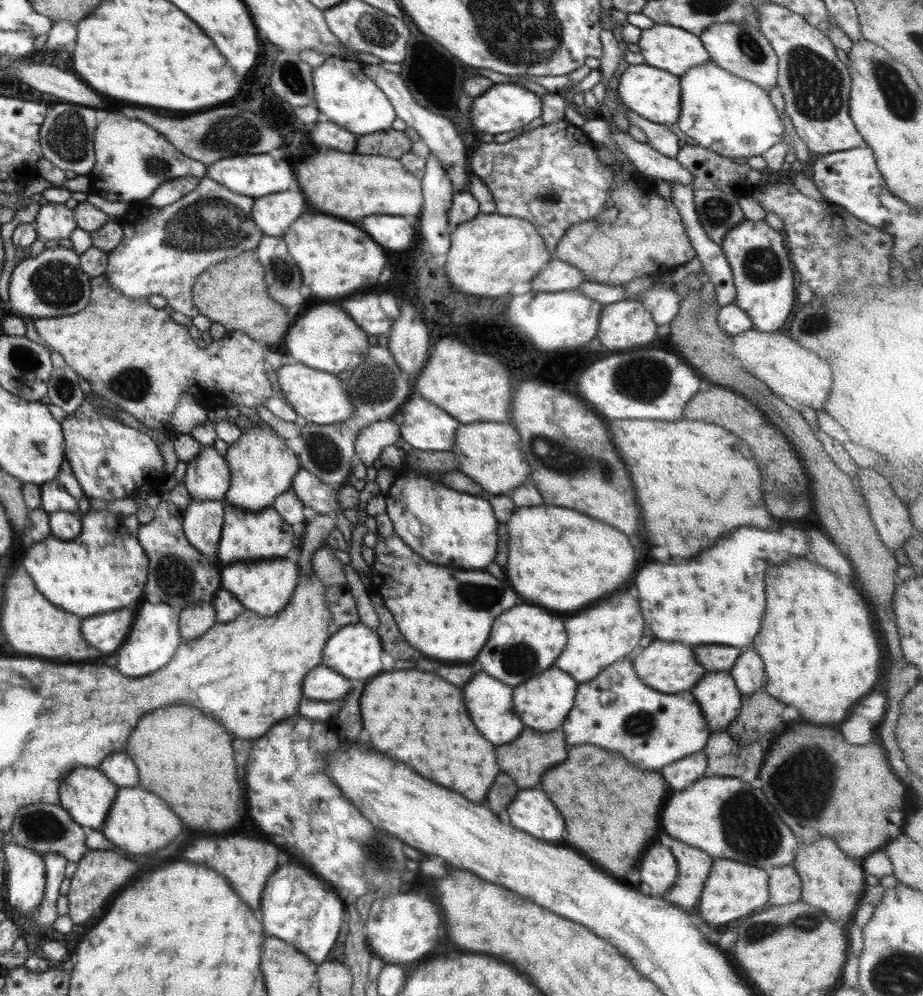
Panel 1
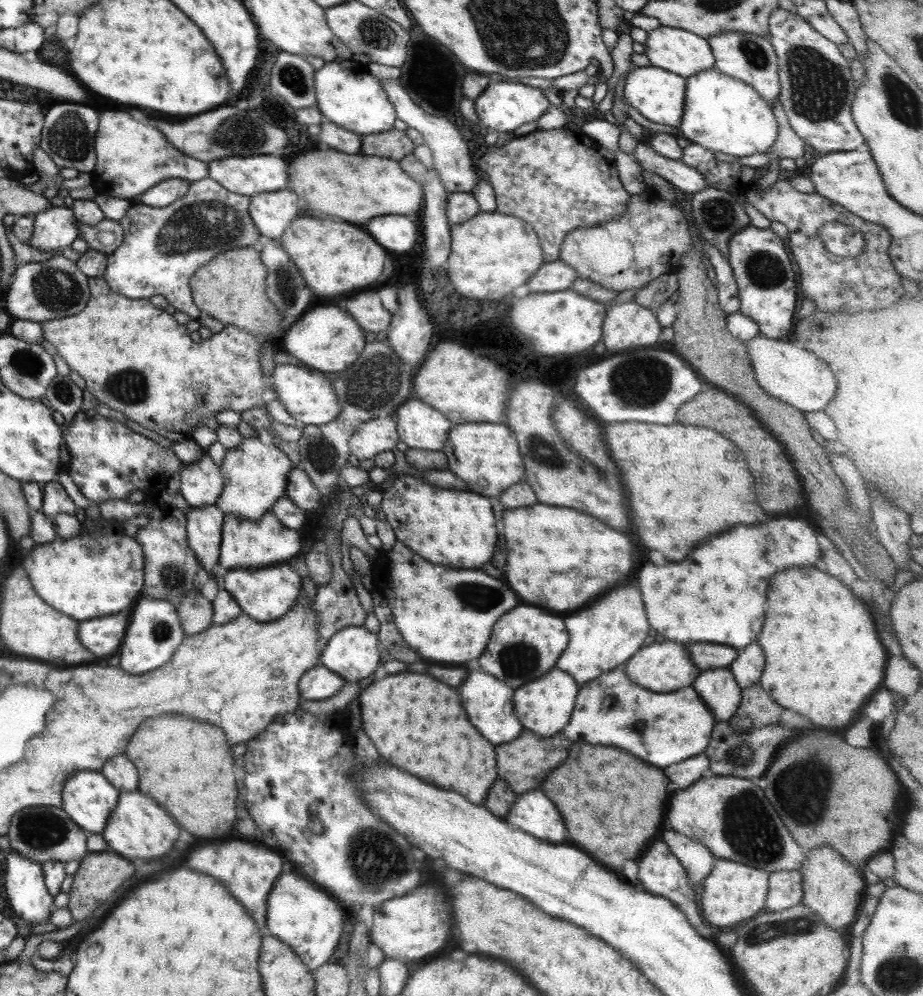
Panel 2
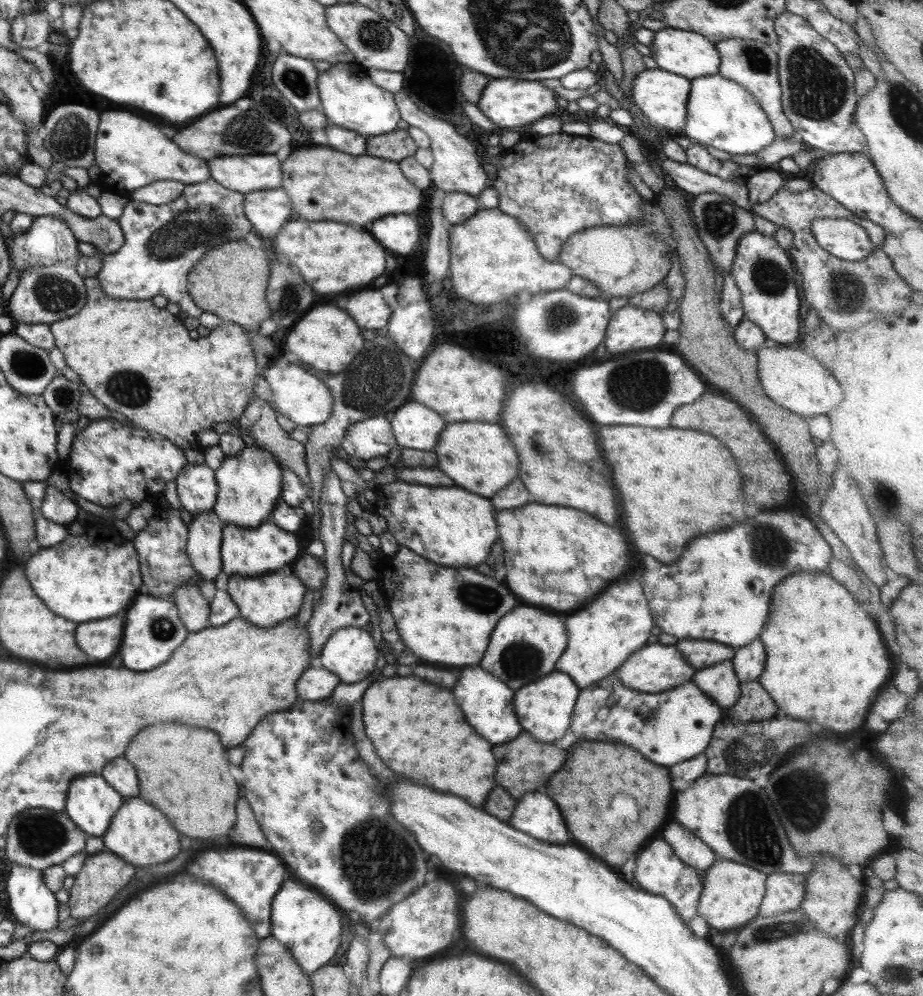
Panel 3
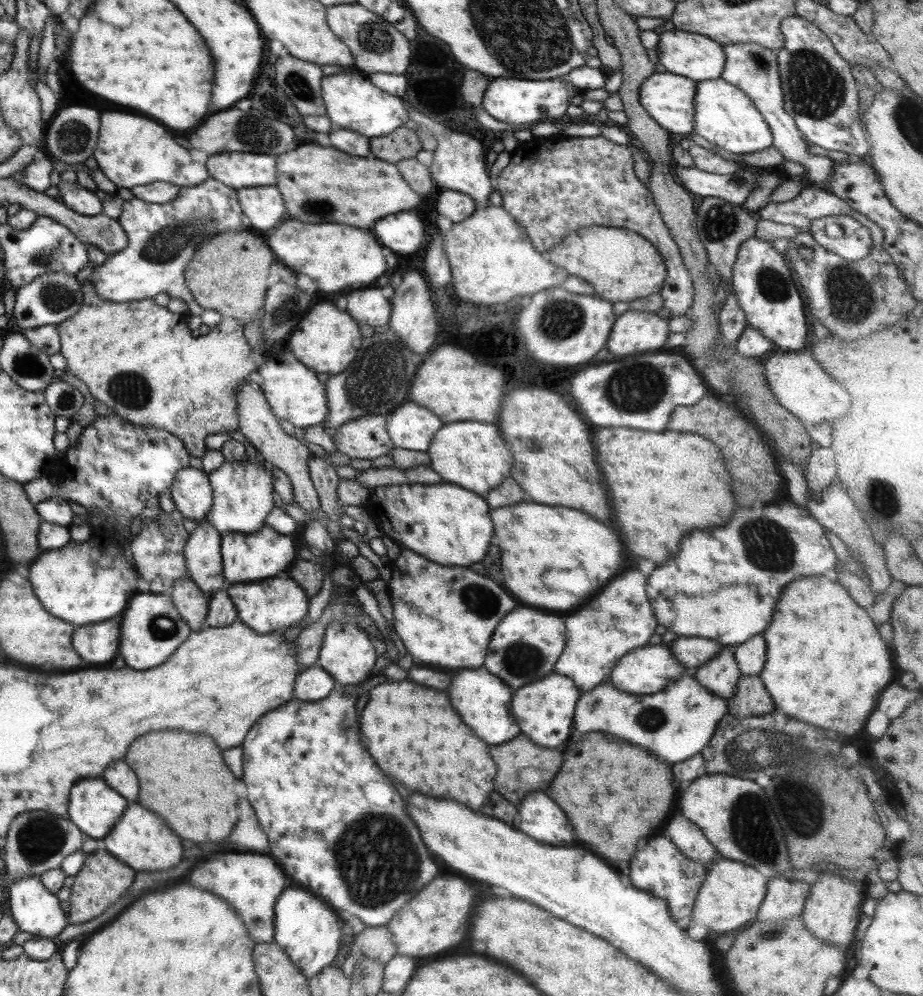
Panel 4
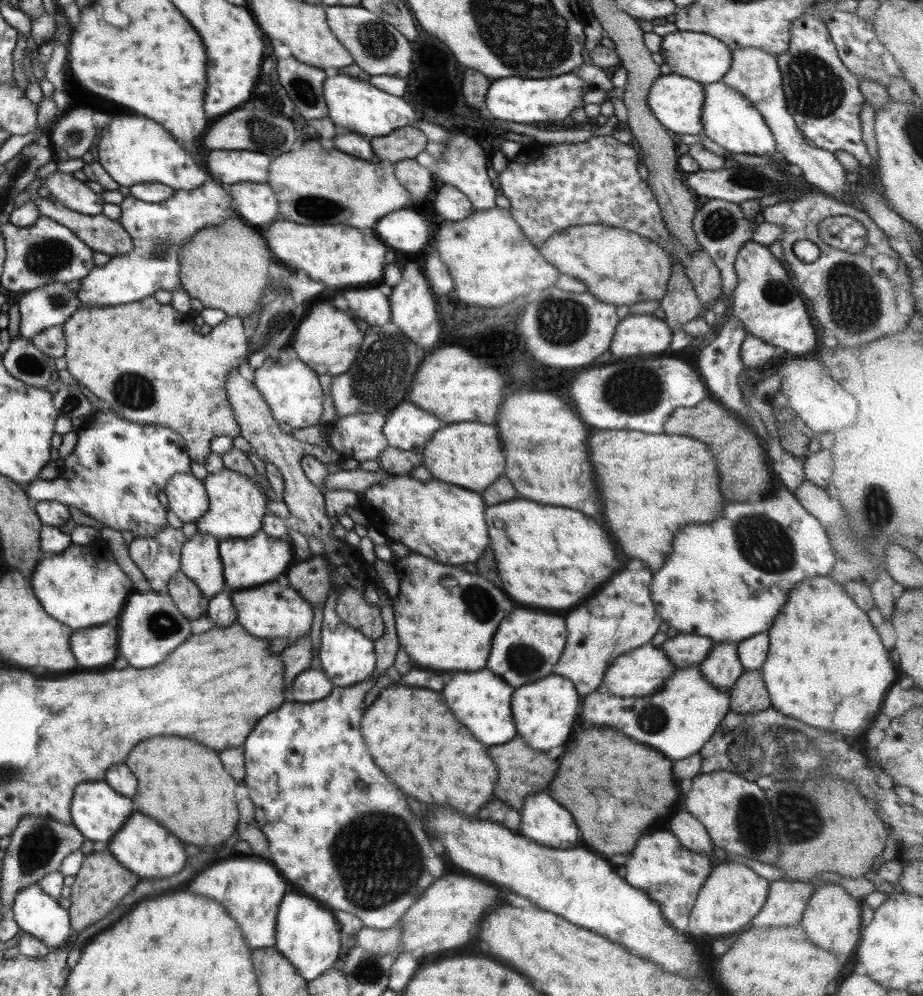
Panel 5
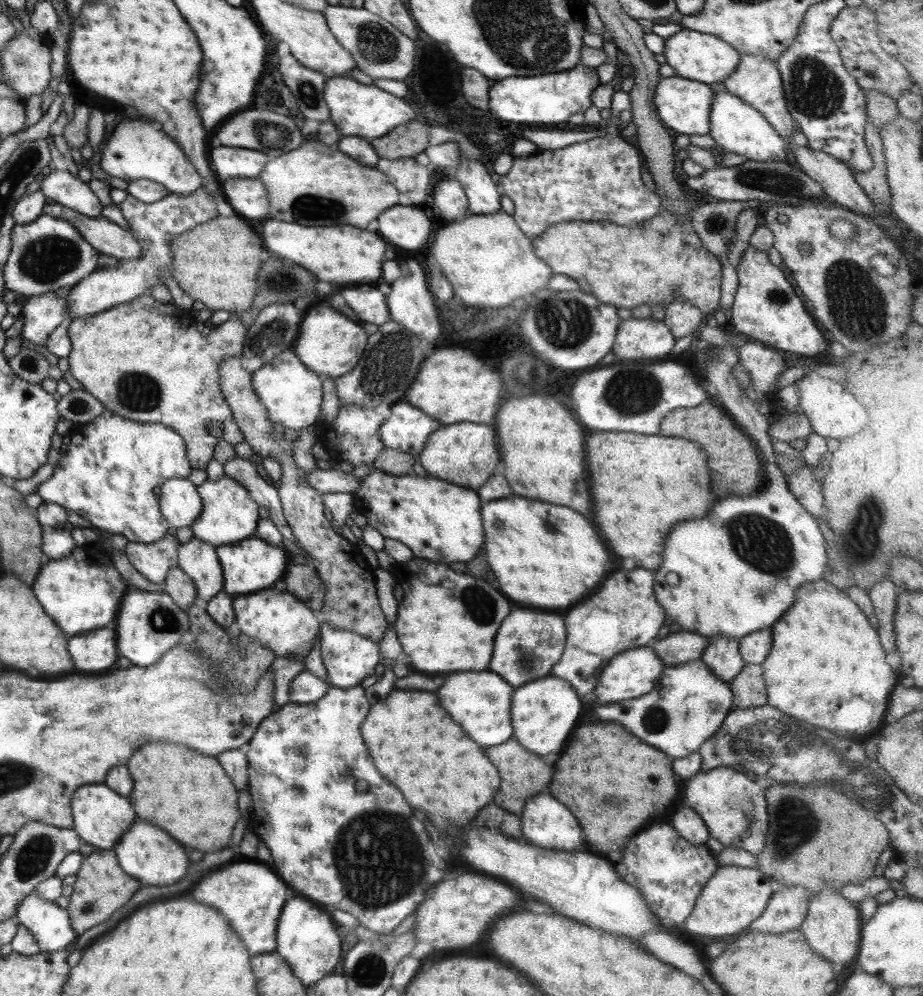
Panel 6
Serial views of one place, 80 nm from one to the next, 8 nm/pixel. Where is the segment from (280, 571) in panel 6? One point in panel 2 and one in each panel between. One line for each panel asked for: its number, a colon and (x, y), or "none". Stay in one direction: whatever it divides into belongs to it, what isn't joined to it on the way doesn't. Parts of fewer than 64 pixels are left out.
2: (245, 545)
3: (248, 551)
4: (246, 558)
5: (247, 562)

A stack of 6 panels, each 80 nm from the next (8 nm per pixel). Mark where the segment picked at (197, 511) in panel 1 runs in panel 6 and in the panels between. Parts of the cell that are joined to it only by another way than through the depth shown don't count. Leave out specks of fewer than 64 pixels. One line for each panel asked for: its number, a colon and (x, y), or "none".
2: (203, 526)
3: (204, 534)
4: (203, 562)
5: (199, 559)
6: (197, 560)

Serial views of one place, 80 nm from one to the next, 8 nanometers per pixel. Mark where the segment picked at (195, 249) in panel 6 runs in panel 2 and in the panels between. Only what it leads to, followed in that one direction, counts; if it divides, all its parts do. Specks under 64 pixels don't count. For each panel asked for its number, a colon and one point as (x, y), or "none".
2: (230, 288)
3: (230, 281)
4: (228, 273)
5: (224, 266)

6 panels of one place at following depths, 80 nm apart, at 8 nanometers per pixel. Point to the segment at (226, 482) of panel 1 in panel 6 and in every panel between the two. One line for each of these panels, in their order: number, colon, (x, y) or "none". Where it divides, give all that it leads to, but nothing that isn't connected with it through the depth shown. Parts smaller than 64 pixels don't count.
2: (201, 482)
3: (196, 487)
4: (191, 493)
5: (186, 496)
6: (179, 503)

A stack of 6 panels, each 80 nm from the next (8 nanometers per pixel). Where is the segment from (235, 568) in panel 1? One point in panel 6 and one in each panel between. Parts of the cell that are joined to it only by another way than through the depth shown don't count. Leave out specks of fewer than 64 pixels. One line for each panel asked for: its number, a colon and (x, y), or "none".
2: (266, 594)
3: (264, 600)
4: (272, 604)
5: (269, 612)
6: (276, 619)

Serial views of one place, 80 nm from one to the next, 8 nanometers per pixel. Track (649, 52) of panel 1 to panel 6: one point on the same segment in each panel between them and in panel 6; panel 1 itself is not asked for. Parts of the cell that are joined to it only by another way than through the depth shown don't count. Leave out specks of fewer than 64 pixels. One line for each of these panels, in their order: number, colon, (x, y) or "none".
2: (676, 51)
3: (689, 55)
4: (695, 57)
5: (703, 59)
6: (704, 58)

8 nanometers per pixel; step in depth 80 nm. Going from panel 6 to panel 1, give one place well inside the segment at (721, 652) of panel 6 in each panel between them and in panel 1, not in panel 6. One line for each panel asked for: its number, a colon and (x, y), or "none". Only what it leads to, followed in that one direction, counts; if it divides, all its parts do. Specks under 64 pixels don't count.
1: (719, 701)
2: (717, 688)
3: (718, 682)
4: (720, 675)
5: (721, 668)

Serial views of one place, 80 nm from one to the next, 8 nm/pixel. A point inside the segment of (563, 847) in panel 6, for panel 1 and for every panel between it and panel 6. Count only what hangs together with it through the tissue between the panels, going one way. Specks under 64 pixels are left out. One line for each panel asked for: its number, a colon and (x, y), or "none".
1: (529, 811)
2: (531, 812)
3: (534, 814)
4: (537, 817)
5: (542, 820)

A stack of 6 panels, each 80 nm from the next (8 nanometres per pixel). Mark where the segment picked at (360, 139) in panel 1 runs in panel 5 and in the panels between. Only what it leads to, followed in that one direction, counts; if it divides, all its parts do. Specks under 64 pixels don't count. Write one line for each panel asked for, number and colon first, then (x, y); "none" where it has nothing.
2: (392, 143)
3: (398, 144)
4: (402, 143)
5: (403, 143)

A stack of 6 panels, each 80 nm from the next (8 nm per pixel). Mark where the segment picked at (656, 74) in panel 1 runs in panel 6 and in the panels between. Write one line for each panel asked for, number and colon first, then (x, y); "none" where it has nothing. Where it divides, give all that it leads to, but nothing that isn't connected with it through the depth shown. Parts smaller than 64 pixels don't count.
2: (657, 95)
3: (662, 97)
4: (668, 98)
5: (674, 101)
6: (683, 105)

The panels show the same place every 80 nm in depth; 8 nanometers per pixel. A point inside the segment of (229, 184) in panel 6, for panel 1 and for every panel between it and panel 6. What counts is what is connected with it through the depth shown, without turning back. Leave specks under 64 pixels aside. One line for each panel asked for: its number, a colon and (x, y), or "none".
1: (273, 213)
2: (271, 212)
3: (267, 210)
4: (262, 207)
5: (256, 204)

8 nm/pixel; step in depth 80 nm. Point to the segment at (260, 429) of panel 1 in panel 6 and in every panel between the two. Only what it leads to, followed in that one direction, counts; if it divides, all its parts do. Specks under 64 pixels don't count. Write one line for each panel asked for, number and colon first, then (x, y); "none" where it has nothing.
2: (255, 474)
3: (249, 486)
4: (243, 494)
5: (236, 504)
6: (228, 514)

